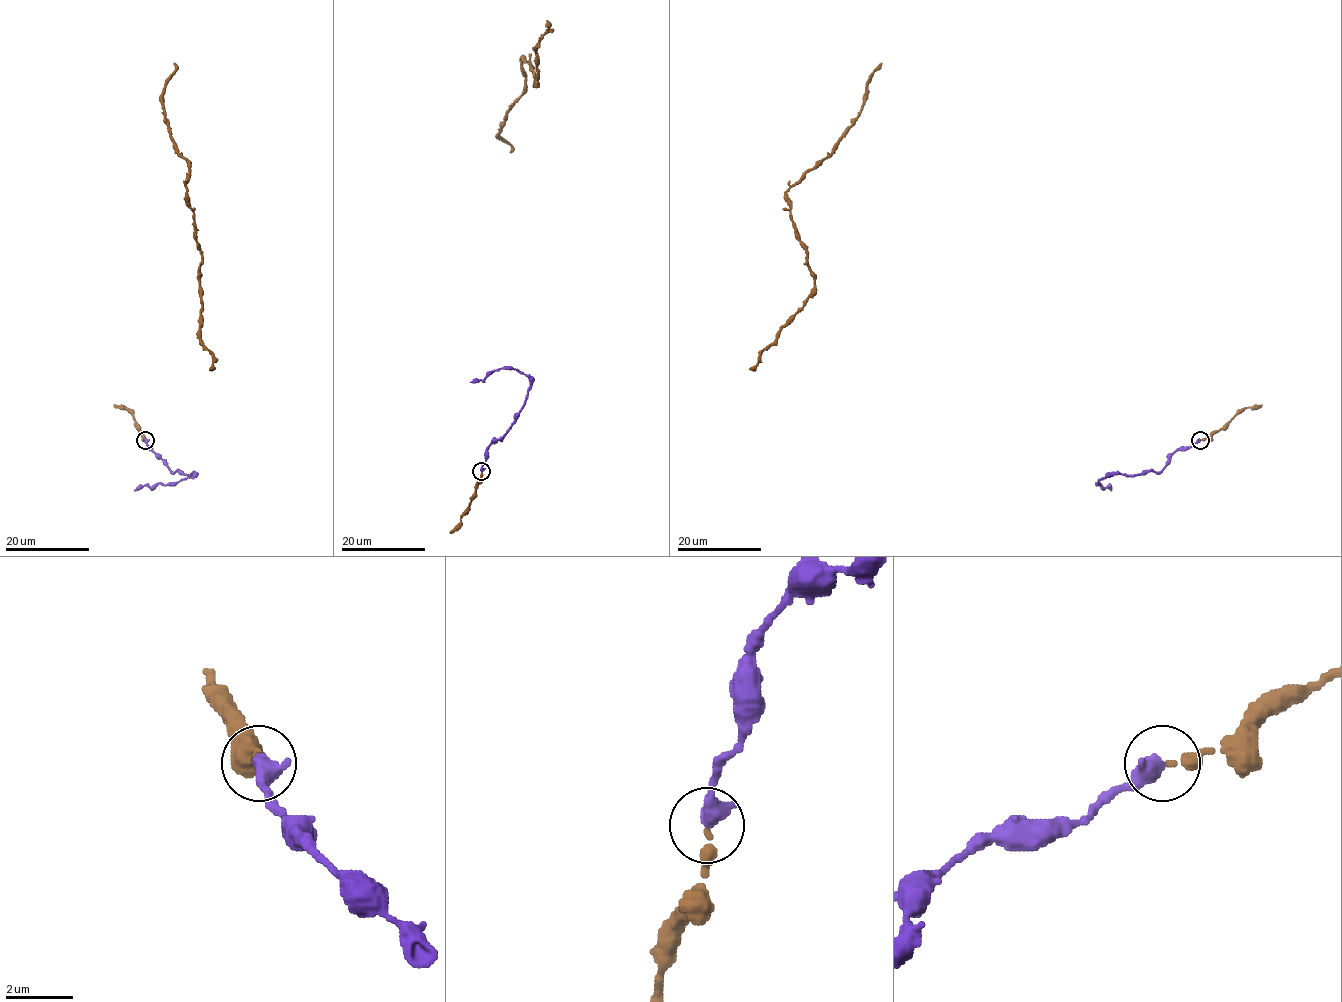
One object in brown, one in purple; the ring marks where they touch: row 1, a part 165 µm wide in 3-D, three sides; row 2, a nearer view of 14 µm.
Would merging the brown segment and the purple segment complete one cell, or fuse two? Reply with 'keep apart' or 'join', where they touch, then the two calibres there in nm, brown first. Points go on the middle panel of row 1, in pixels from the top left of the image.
join | (481, 471) | 160/480 nm

